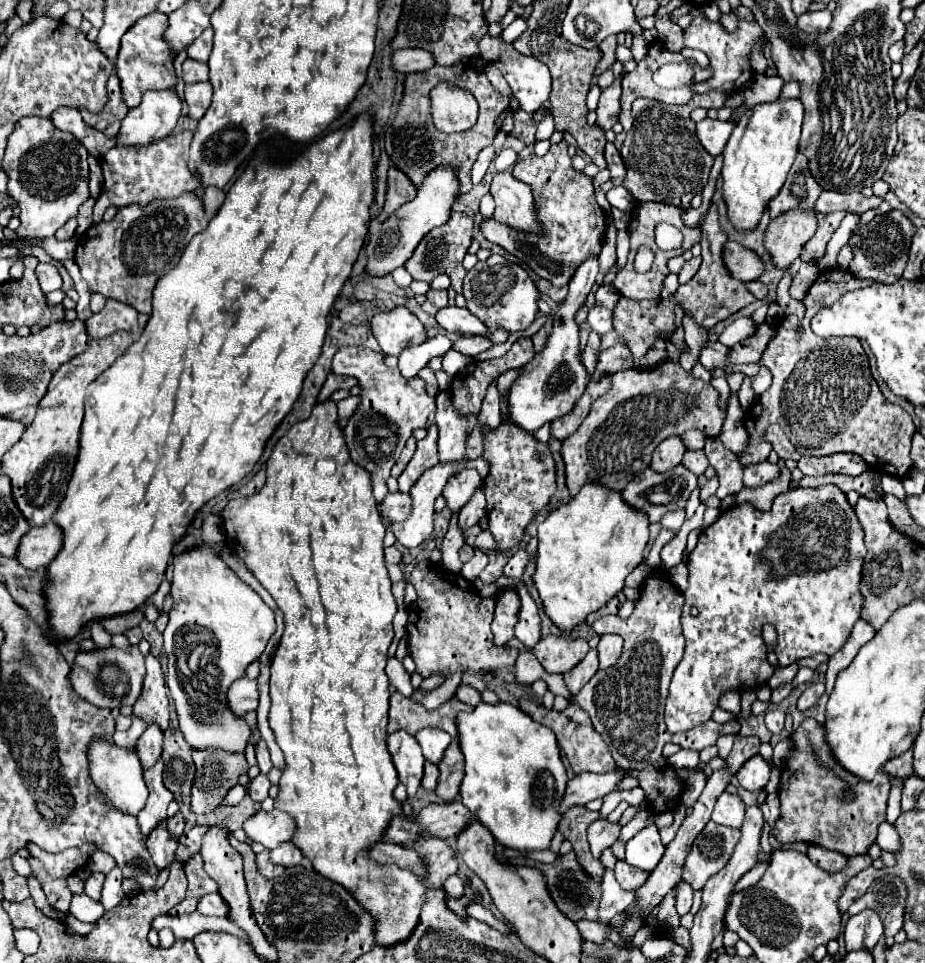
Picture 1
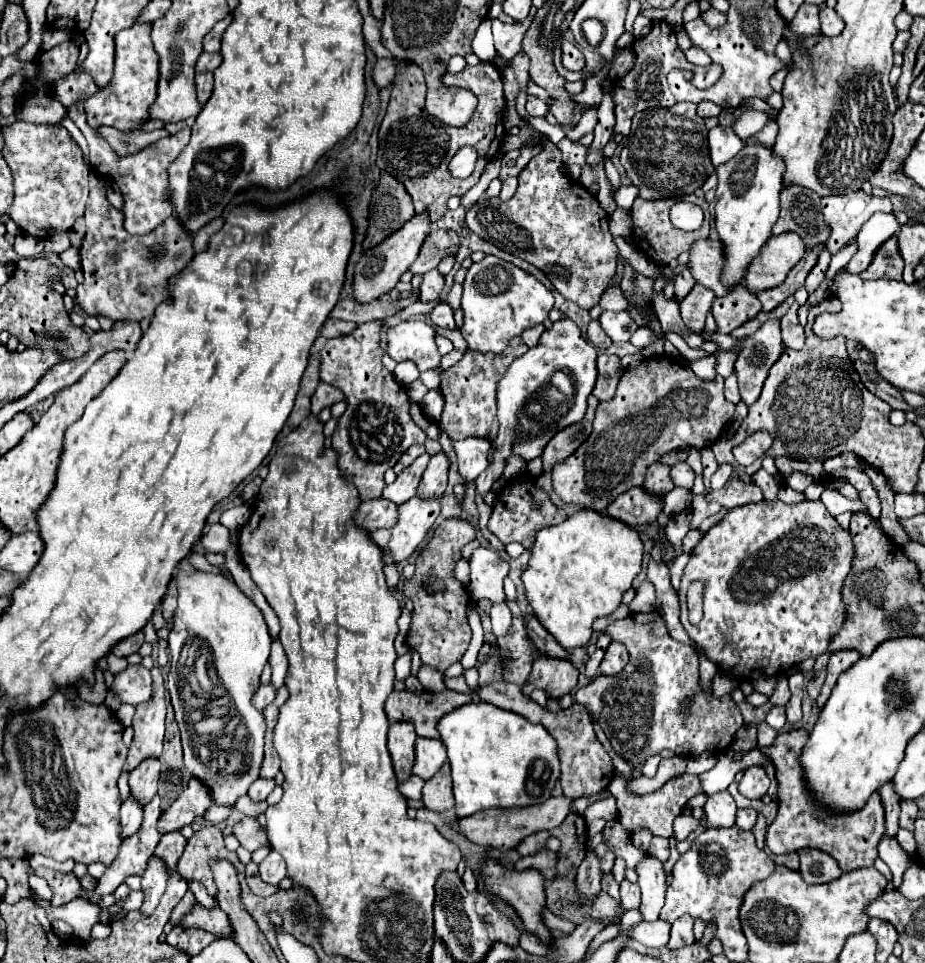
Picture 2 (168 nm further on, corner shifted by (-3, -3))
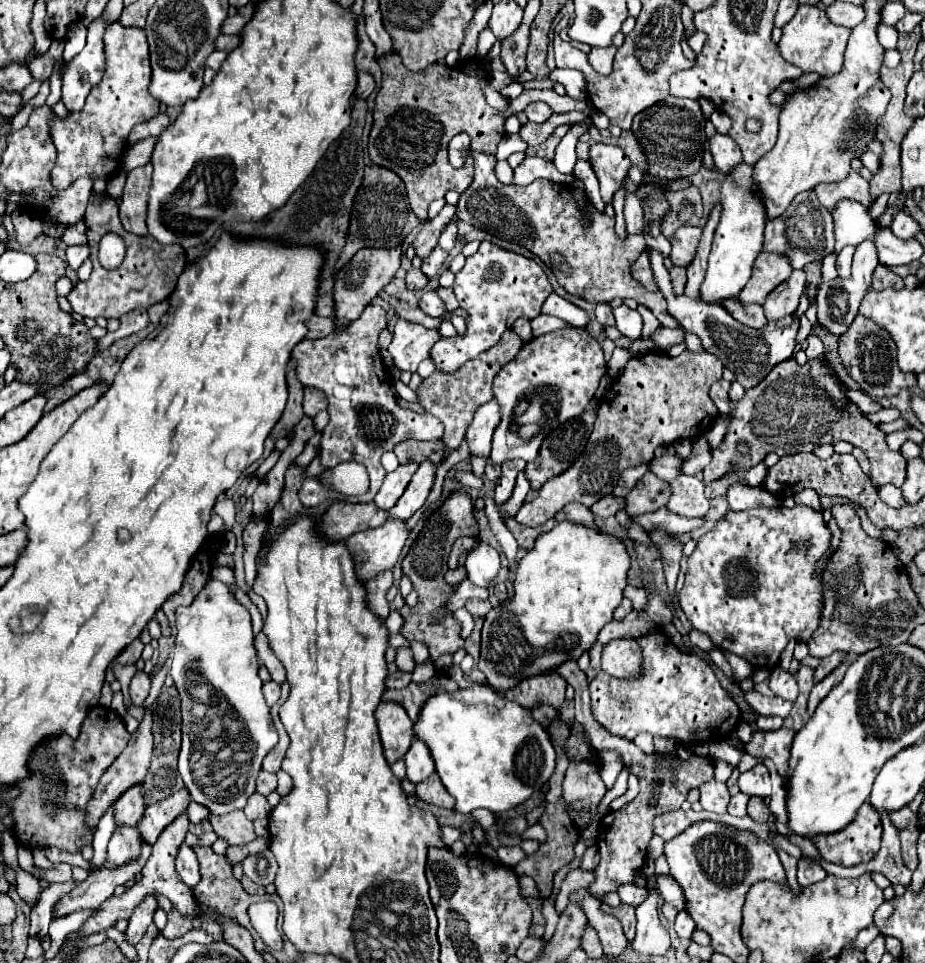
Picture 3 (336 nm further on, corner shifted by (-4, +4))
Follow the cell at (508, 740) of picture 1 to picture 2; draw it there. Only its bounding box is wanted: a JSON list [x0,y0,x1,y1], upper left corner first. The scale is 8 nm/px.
[438,703,560,817]

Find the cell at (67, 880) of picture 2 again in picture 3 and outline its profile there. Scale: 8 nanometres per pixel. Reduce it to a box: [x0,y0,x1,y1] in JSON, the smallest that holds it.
[31,847,55,870]

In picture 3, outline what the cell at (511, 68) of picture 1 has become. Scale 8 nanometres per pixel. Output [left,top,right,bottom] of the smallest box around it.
[525,102,553,124]

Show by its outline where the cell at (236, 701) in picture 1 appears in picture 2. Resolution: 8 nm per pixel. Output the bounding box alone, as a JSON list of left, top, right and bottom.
[252,685,276,711]

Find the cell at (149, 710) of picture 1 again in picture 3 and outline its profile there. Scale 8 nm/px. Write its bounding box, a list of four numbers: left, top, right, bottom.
[89,708,155,826]

